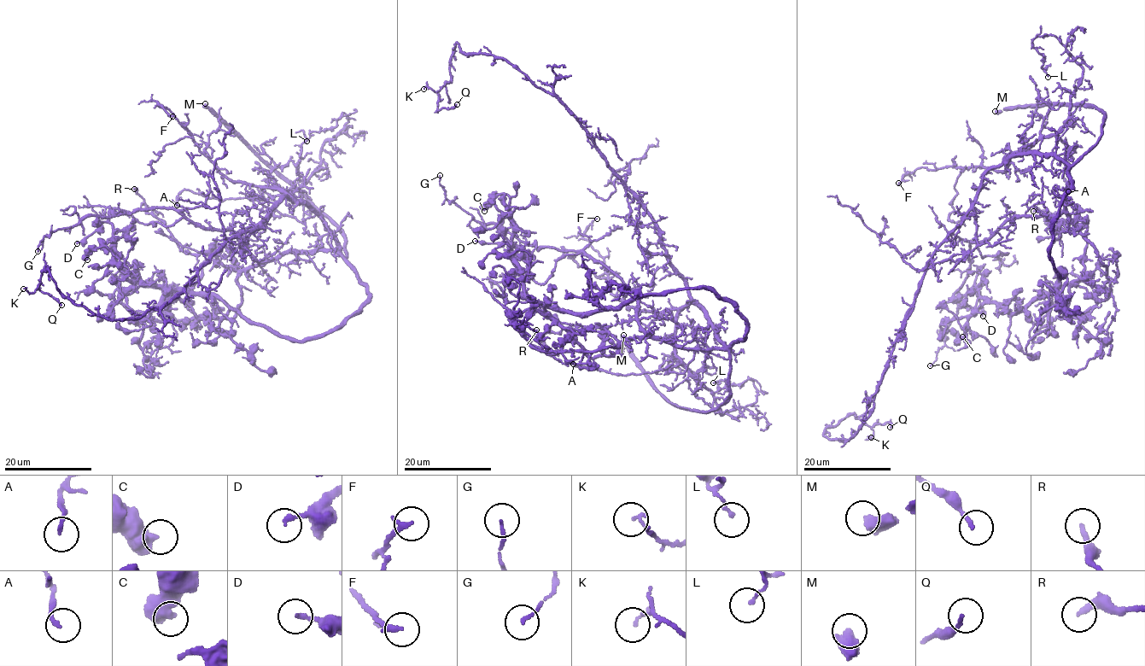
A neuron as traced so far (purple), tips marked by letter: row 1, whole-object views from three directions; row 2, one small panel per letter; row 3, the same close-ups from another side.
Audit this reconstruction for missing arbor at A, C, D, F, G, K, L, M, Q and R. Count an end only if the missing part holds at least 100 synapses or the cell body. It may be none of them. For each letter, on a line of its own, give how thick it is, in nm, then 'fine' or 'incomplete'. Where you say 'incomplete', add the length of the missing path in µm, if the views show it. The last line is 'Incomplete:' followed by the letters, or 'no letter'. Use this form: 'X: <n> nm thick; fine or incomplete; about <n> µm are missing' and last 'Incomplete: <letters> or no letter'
A: 130 nm thick; fine
C: 500 nm thick; fine
D: 180 nm thick; fine
F: 240 nm thick; fine
G: 110 nm thick; fine
K: 130 nm thick; fine
L: 130 nm thick; fine
M: 440 nm thick; incomplete; about 45 µm are missing
Q: 140 nm thick; fine
R: 280 nm thick; fine
Incomplete: M

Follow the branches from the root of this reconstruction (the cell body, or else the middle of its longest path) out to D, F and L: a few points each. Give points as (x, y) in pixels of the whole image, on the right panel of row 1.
D: (1011, 157), (1066, 164), (1084, 271), (1066, 305), (1054, 287), (1013, 312), (974, 283), (983, 316)
F: (1011, 157), (1004, 160), (1010, 165), (1005, 172), (979, 166), (935, 170), (921, 166), (903, 176), (898, 183)
L: (1011, 157), (1058, 132), (1069, 117), (1082, 67), (1054, 35), (1032, 41), (1048, 77)

